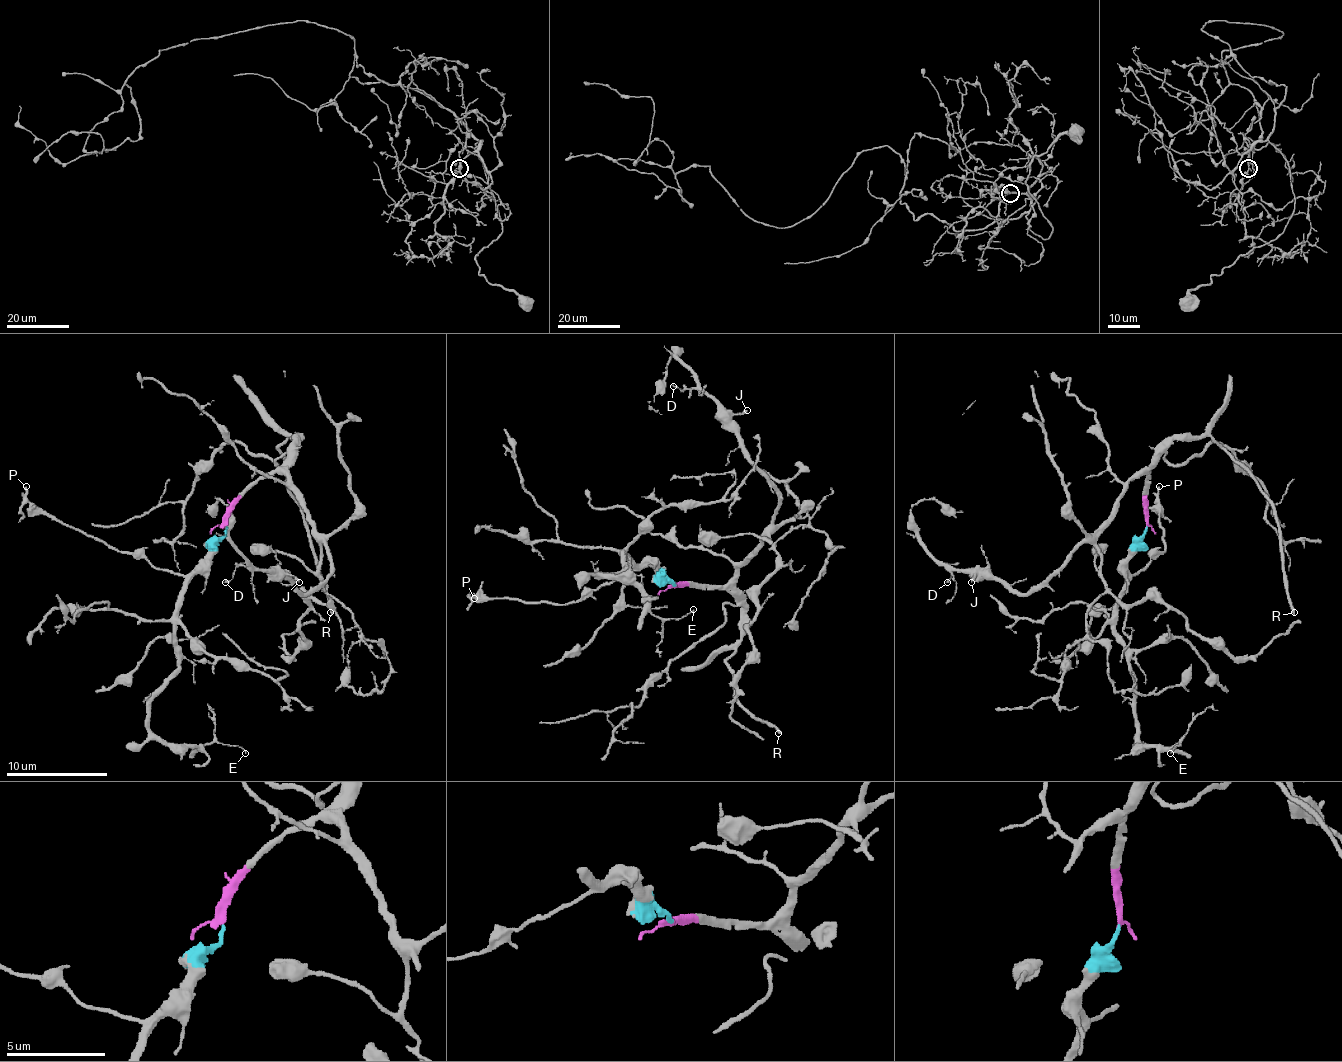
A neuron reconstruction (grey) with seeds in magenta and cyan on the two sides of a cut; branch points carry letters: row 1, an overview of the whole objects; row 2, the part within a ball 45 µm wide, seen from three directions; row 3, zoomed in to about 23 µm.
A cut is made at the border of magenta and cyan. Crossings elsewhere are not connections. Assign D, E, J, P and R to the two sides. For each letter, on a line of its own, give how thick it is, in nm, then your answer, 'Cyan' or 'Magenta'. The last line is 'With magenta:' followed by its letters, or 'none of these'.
D: Thickness 100 nm. Magenta
E: Thickness 80 nm. Cyan
J: Thickness 150 nm. Magenta
P: Thickness 170 nm. Cyan
R: Thickness 220 nm. Magenta
With magenta: D, J, R

